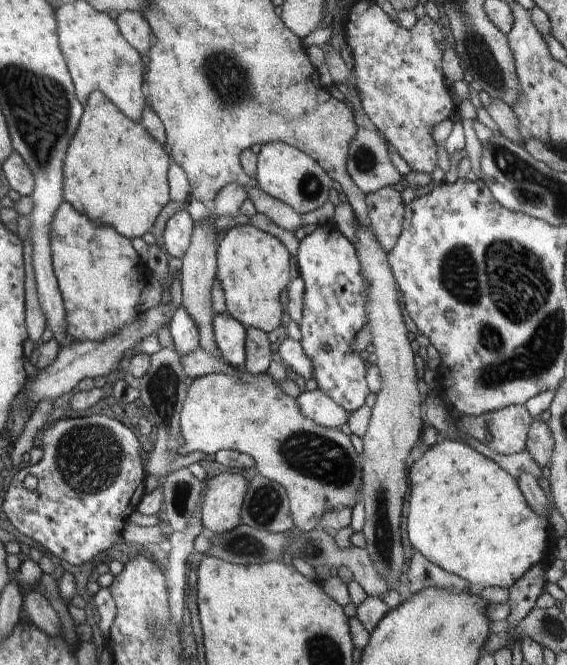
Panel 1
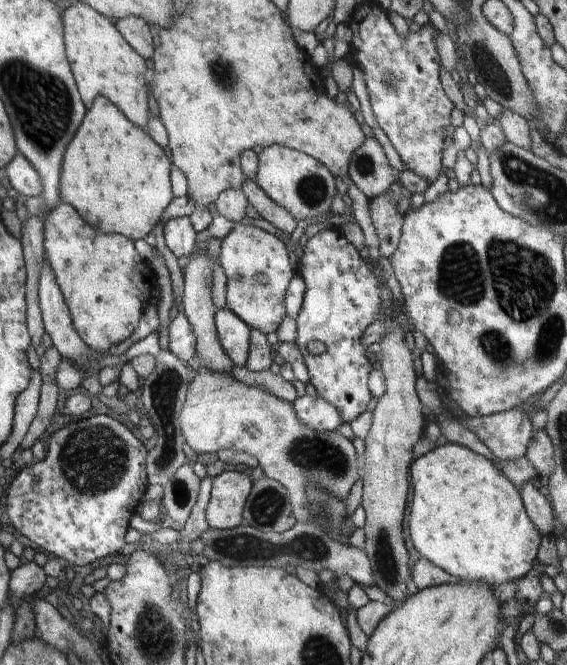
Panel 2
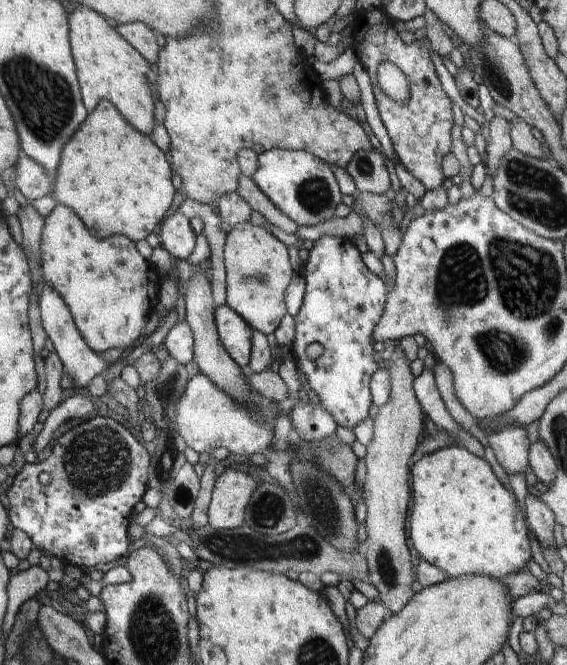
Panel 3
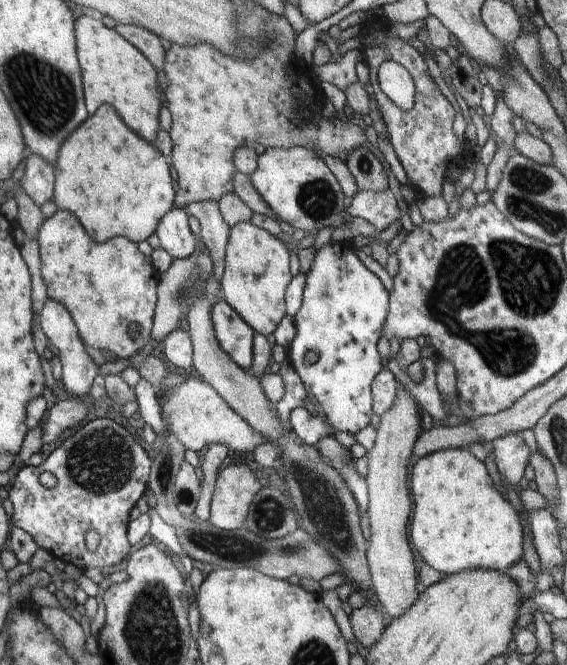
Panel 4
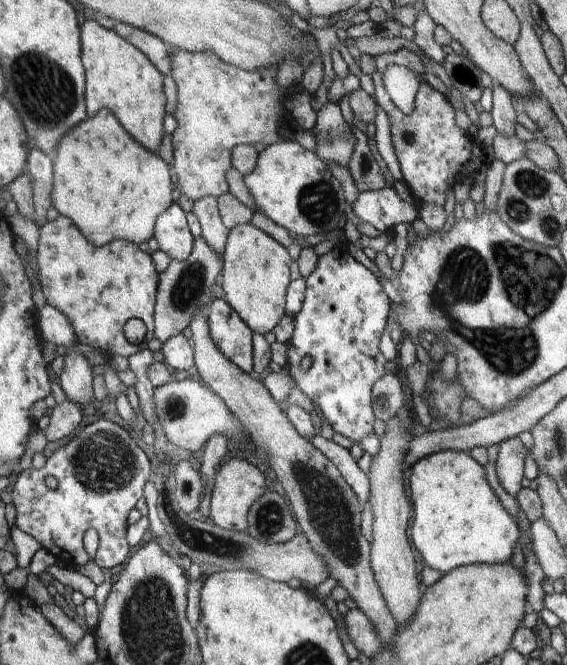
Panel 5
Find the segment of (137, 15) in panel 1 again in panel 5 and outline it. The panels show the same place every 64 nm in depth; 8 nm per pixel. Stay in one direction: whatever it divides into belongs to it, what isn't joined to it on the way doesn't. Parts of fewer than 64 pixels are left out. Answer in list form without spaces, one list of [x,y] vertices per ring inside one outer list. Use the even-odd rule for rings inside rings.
[[[118,21],[115,23],[116,26],[114,26],[113,32],[116,32],[123,40],[126,40],[139,52],[142,52],[162,75],[167,74],[170,76],[172,74],[168,50],[166,50],[164,42],[160,38],[134,26]]]

